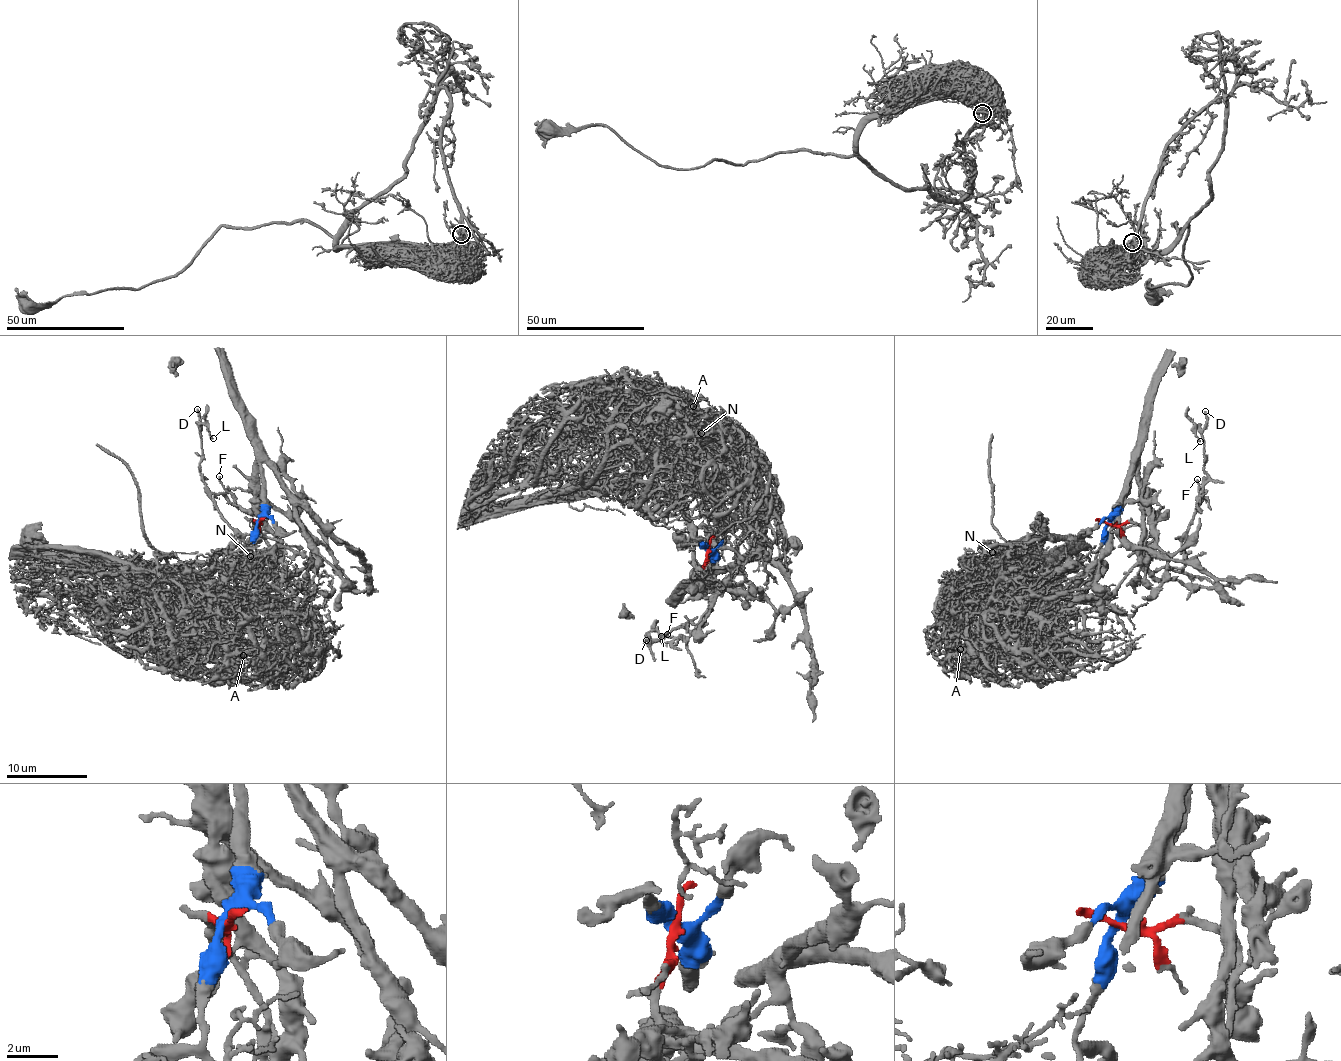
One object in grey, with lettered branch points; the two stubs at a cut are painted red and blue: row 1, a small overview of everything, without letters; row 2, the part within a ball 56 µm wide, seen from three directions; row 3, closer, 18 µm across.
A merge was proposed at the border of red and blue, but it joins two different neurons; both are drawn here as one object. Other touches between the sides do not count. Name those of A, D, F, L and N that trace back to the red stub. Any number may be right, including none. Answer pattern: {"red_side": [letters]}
{"red_side": ["D", "F", "L"]}

